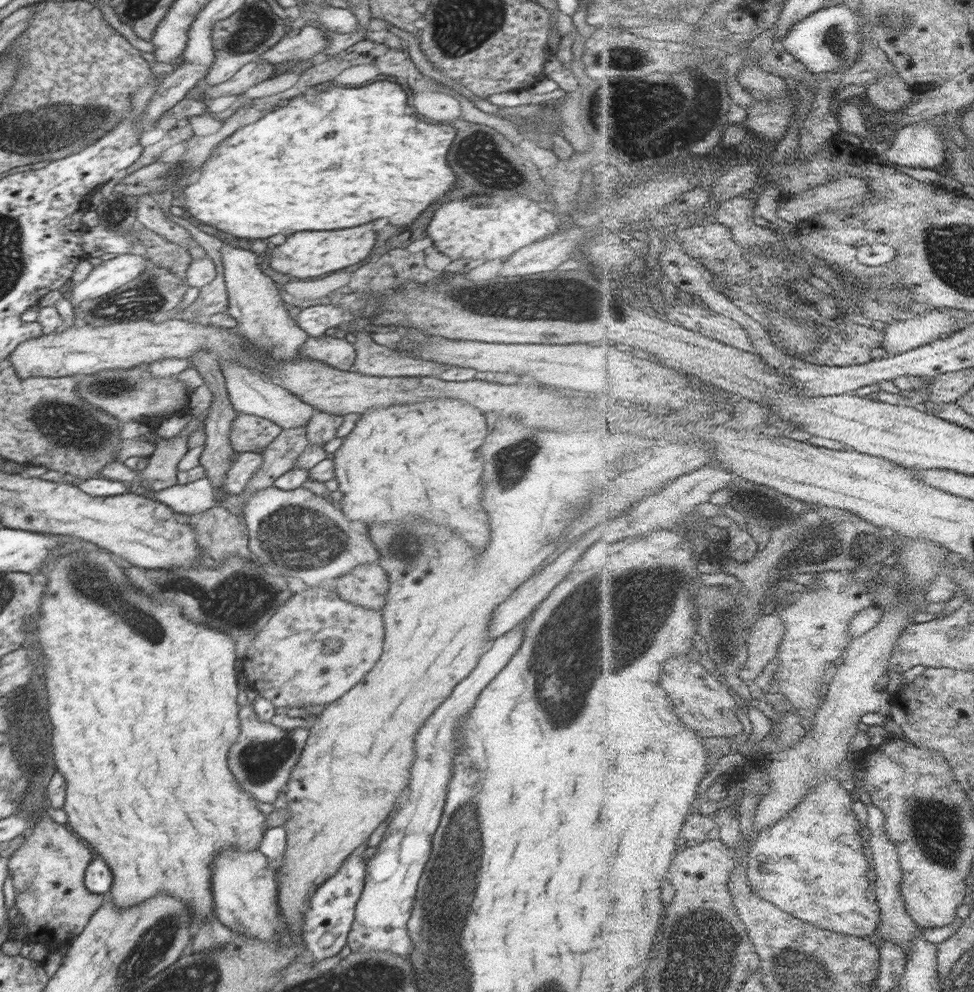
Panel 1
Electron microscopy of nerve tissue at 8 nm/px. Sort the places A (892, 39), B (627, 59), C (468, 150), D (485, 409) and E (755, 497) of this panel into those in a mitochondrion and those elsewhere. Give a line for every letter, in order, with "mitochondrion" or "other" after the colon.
A: other
B: mitochondrion
C: other
D: other
E: other

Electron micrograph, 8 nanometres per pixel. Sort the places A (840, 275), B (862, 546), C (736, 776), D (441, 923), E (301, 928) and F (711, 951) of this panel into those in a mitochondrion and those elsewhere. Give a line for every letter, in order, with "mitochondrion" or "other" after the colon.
A: other
B: mitochondrion
C: other
D: mitochondrion
E: other
F: mitochondrion

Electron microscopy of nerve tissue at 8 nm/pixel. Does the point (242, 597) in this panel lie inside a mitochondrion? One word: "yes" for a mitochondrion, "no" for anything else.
yes

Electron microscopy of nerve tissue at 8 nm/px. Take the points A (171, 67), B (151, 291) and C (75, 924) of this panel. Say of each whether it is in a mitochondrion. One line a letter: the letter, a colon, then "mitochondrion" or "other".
A: other
B: mitochondrion
C: other

